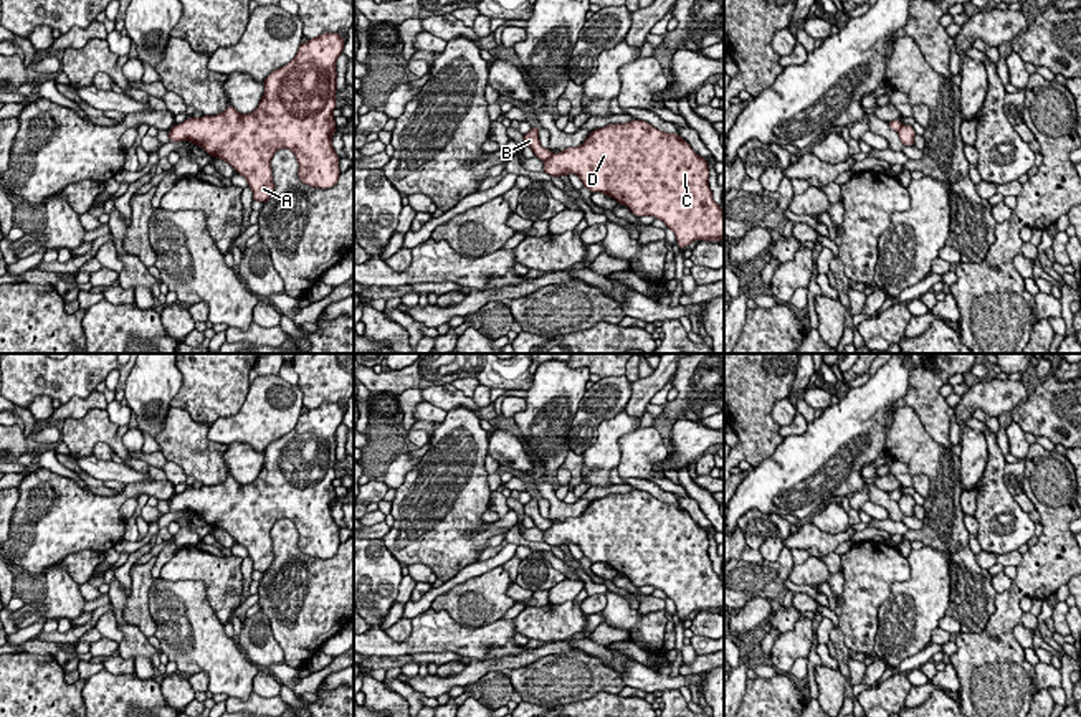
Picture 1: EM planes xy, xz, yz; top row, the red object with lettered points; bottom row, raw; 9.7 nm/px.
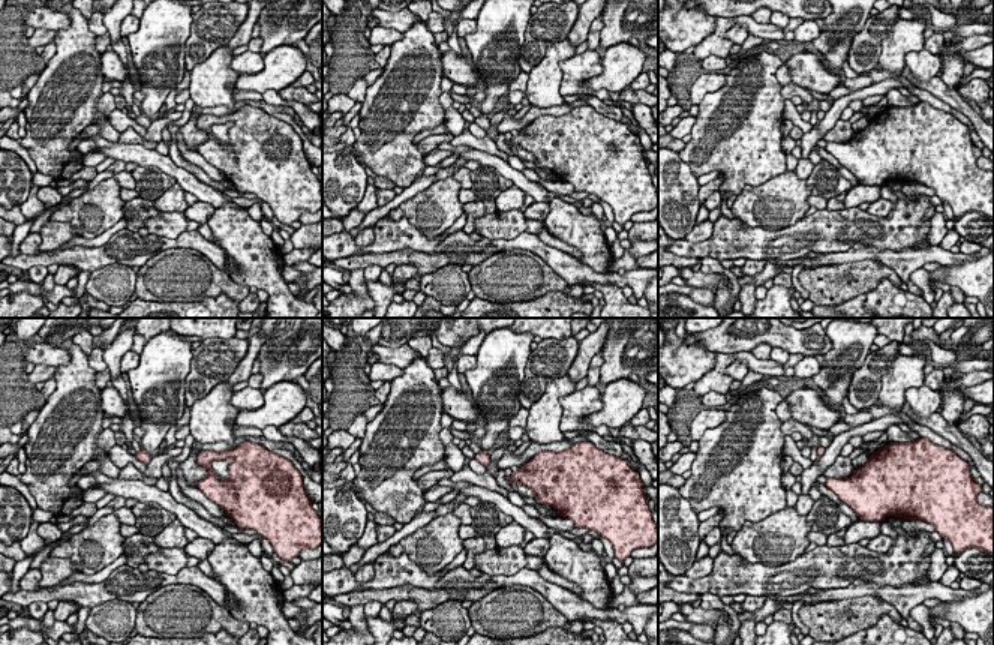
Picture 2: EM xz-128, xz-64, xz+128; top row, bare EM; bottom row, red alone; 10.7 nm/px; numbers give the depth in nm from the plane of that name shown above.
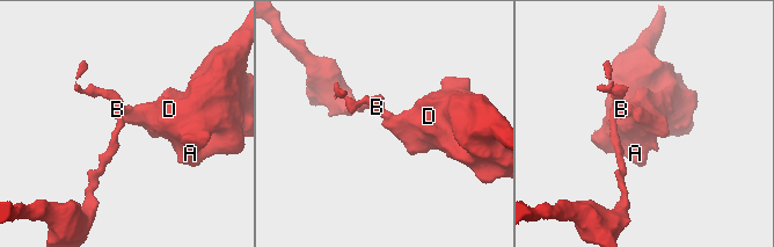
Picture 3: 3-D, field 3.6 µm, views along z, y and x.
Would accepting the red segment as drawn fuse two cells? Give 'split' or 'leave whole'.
split

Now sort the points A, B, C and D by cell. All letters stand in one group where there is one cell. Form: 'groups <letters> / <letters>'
groups A C D / B

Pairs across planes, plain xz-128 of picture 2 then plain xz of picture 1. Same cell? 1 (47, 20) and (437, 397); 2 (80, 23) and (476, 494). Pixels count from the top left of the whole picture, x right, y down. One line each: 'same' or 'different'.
1: same
2: same

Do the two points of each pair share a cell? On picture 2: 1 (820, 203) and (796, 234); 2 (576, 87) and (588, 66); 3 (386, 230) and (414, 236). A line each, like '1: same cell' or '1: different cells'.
1: different cells
2: same cell
3: same cell

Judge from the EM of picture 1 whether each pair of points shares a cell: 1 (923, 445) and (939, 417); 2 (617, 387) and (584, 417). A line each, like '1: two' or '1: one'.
1: two
2: one

